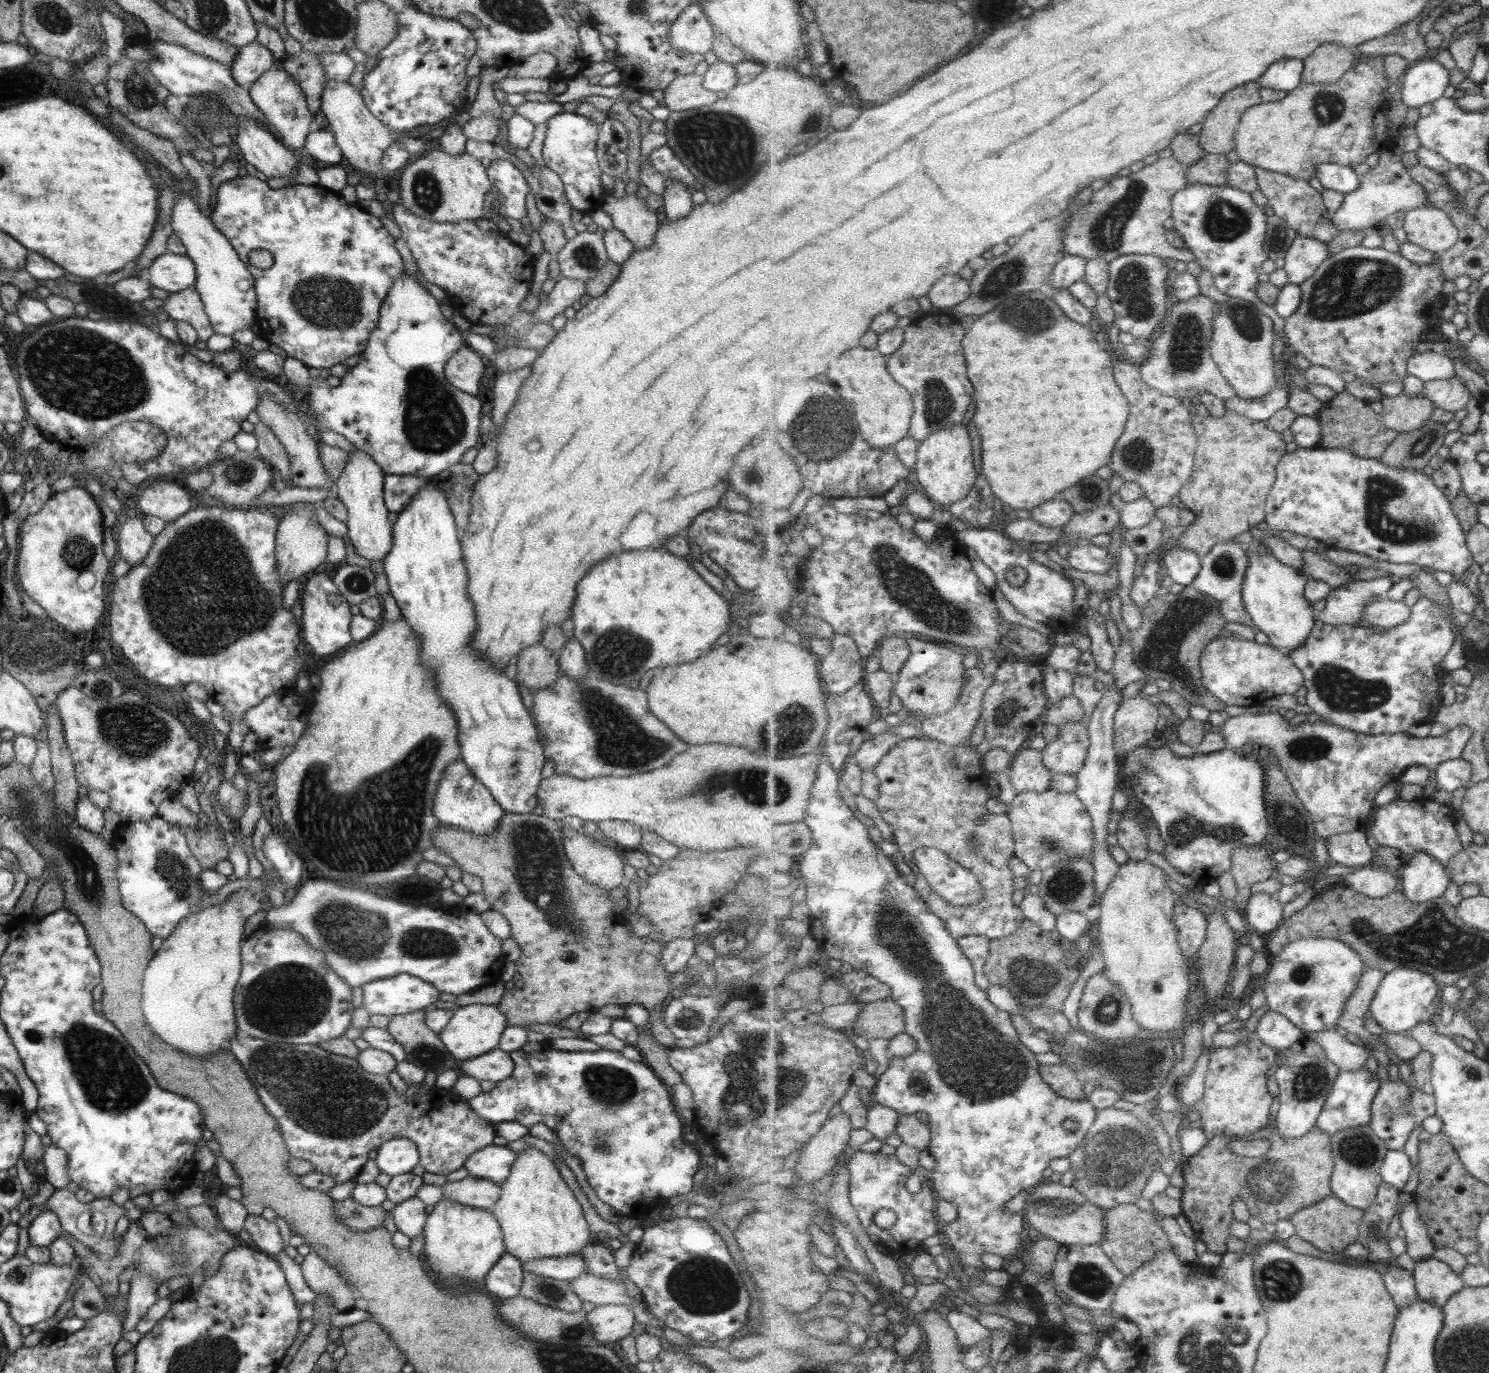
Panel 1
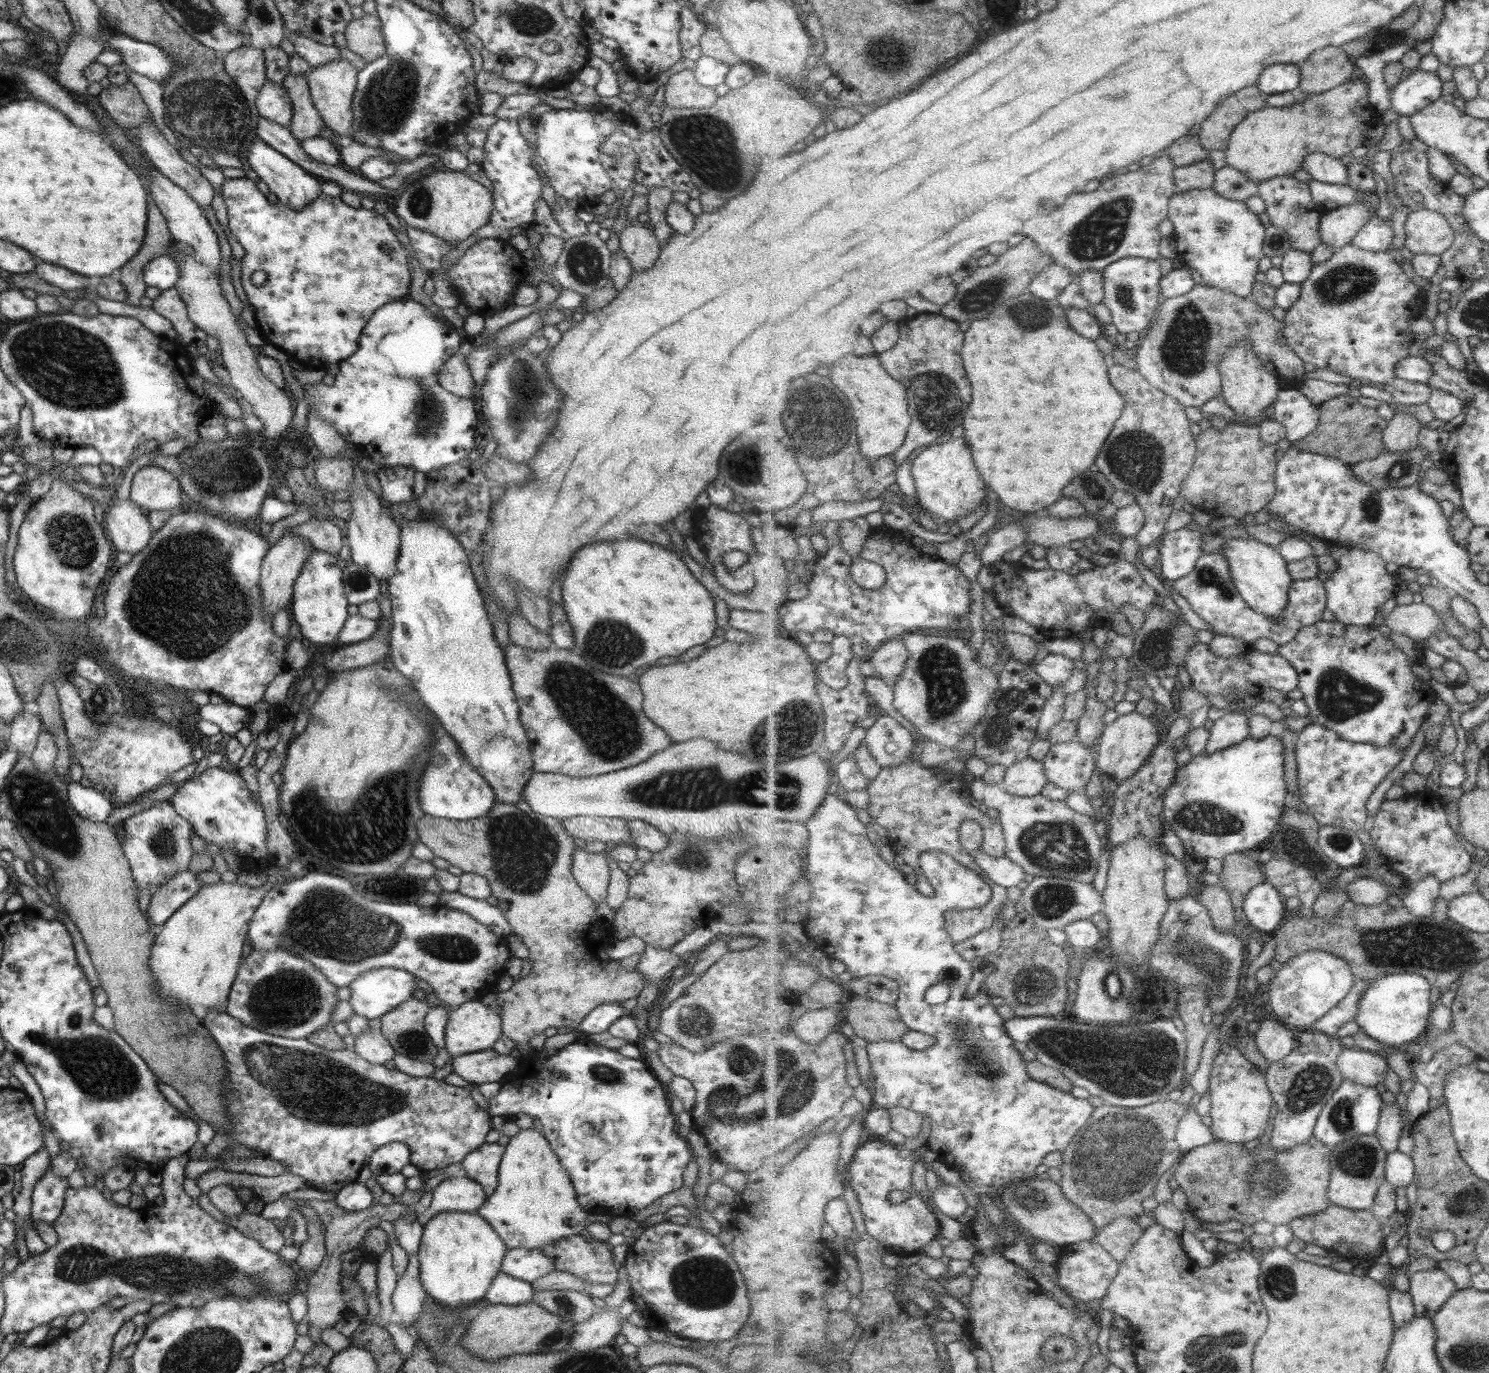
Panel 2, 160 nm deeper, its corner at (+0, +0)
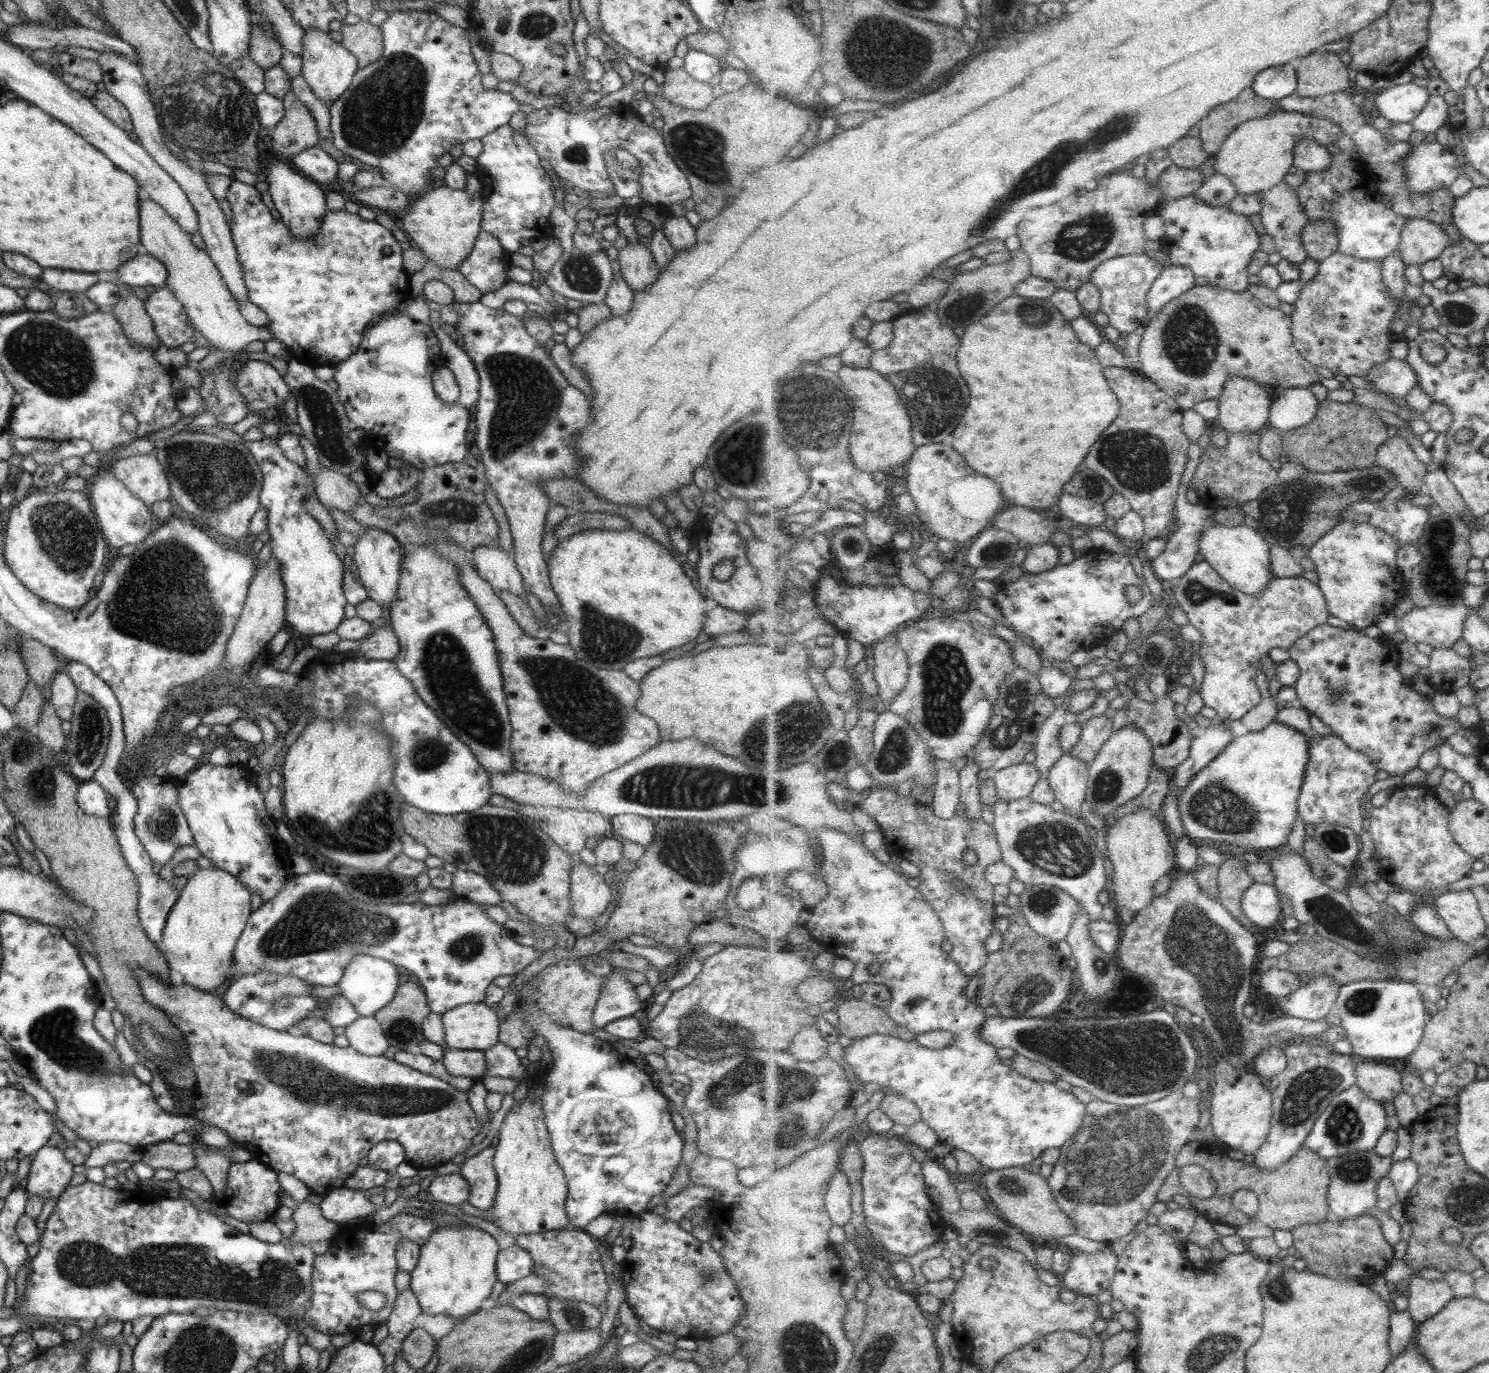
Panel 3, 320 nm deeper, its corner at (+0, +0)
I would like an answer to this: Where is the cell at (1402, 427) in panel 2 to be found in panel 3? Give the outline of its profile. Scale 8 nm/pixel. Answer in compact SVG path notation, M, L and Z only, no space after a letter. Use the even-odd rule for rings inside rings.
M1395 435L1385 441L1379 448L1375 464L1390 470L1398 486L1406 488L1409 493L1414 495L1427 491L1425 477L1430 466L1415 456L1405 438Z

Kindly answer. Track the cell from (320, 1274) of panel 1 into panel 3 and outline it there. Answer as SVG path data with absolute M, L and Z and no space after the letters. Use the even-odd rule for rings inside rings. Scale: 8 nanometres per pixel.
M307 1200L297 1204L291 1221L294 1223L293 1232L289 1238L291 1244L309 1244L315 1240L331 1242L343 1227L340 1224L325 1220L321 1215L319 1206L311 1204Z

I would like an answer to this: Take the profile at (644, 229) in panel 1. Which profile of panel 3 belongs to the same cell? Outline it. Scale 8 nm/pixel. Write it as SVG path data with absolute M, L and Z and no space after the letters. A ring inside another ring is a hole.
M642 239L633 245L621 247L618 252L620 277L629 290L643 290L656 281L660 271L653 262L646 240Z

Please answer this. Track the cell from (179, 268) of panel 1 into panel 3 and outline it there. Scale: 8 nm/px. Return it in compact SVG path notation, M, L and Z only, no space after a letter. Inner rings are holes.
M145 252L131 258L129 262L117 268L117 280L127 286L164 286L166 279L165 267L156 258Z

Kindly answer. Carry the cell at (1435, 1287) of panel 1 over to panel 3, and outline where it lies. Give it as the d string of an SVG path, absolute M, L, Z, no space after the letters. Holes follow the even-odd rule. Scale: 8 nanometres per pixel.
M1415 1276L1408 1291L1408 1311L1418 1323L1435 1317L1456 1296L1452 1286L1445 1281L1425 1280Z

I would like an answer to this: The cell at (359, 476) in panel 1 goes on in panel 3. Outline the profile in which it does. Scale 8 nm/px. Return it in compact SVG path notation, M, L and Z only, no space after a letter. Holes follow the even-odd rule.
M363 526L364 530L358 536L354 544L351 569L358 573L358 580L365 588L368 599L372 600L381 608L391 606L396 597L398 580L400 575L400 561L402 560L402 550L395 537L390 532L385 532L380 528Z

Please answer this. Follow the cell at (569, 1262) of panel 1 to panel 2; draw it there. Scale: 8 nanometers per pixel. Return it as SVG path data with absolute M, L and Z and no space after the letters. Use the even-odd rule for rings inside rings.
M507 1249L502 1260L501 1273L529 1284L543 1278L547 1272L555 1270L552 1266L552 1259L543 1256L542 1252L537 1249Z

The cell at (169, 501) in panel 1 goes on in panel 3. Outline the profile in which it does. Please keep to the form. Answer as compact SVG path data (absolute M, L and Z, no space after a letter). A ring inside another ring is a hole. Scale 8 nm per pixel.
M154 454L116 459L109 471L147 506L161 499L169 499L166 476Z

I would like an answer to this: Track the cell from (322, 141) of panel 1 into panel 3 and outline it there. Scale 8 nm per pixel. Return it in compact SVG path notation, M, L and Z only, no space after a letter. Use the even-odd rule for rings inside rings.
M317 146L294 154L289 162L293 164L299 174L307 177L313 183L327 185L337 181L337 163Z

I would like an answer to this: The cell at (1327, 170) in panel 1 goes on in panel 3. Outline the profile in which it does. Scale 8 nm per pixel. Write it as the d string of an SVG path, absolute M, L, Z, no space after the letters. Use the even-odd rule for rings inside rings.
M1298 140L1294 148L1294 166L1301 172L1323 172L1332 165L1333 155L1316 140Z

